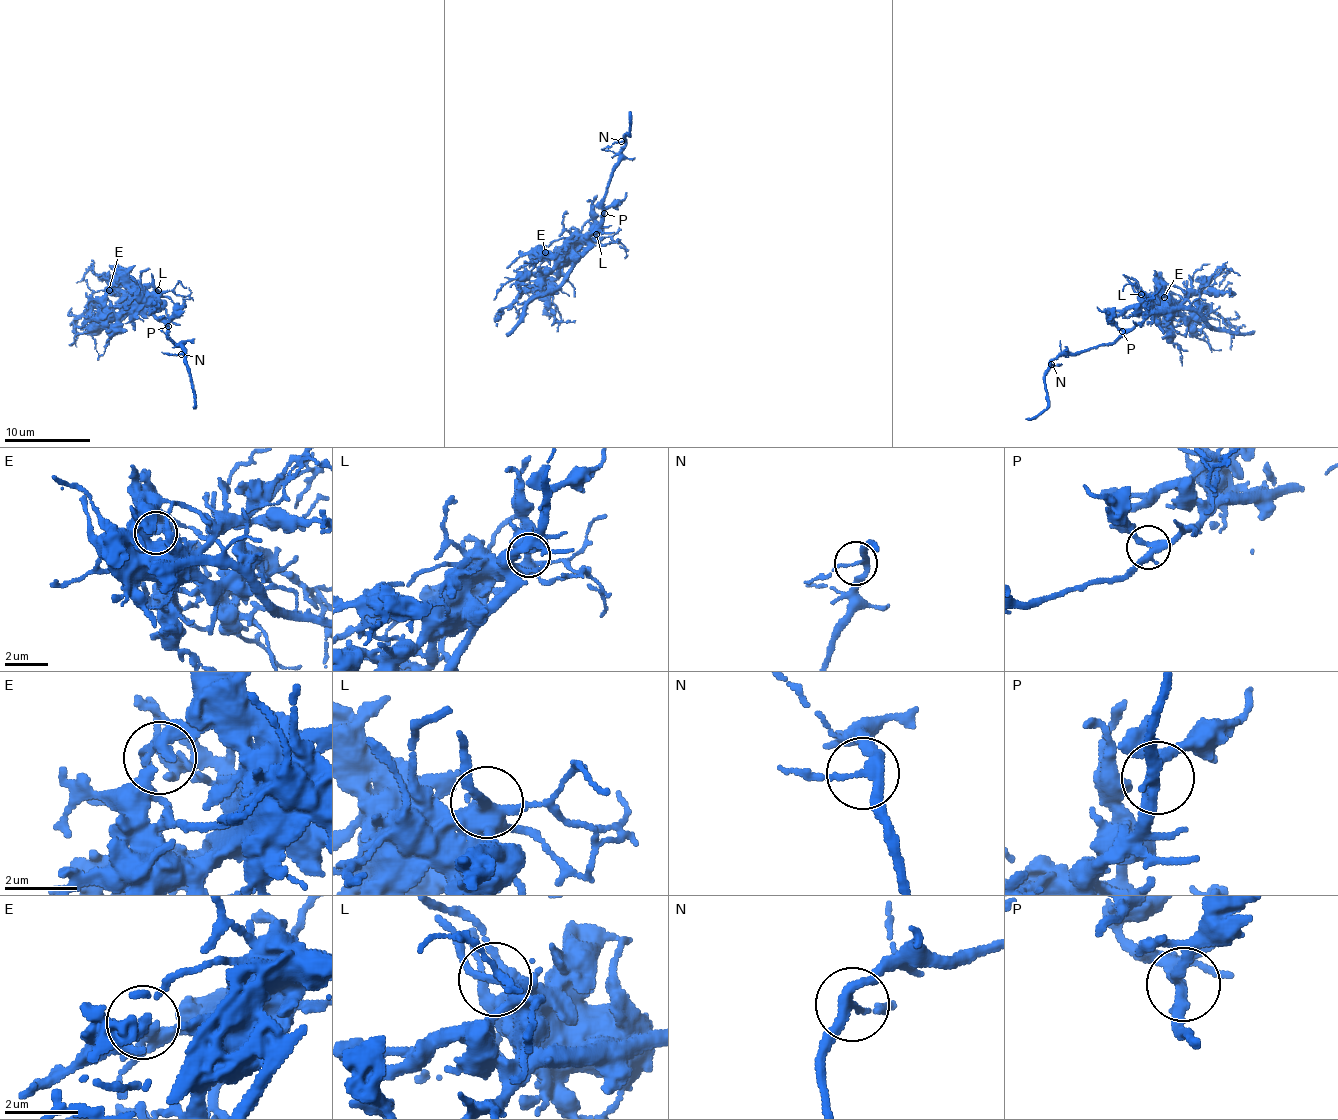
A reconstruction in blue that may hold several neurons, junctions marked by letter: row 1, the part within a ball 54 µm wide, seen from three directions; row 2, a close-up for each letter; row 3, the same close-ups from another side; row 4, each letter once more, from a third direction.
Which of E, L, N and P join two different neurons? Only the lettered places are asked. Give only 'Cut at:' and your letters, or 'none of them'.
Cut at: none of them

